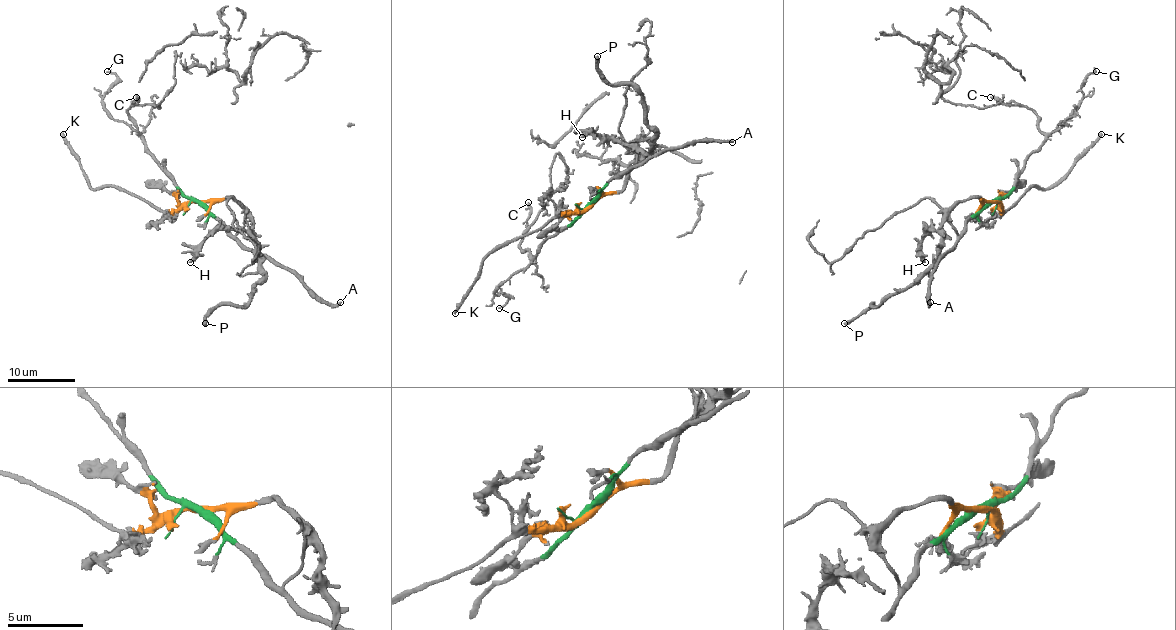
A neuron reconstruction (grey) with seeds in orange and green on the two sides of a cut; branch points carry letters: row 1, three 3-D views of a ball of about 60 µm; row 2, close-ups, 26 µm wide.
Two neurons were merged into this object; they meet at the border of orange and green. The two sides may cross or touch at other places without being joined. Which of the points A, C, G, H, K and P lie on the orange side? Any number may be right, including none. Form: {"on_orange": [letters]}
{"on_orange": ["H", "K", "P"]}

